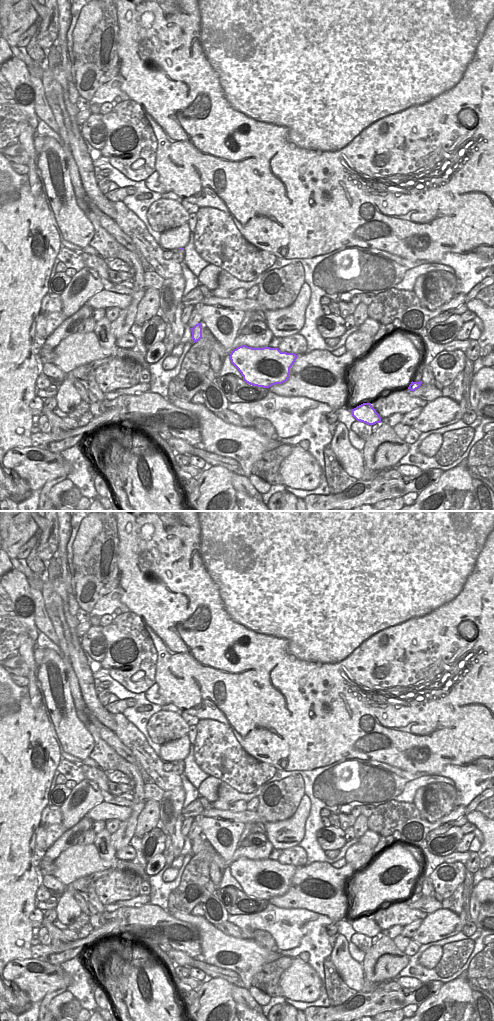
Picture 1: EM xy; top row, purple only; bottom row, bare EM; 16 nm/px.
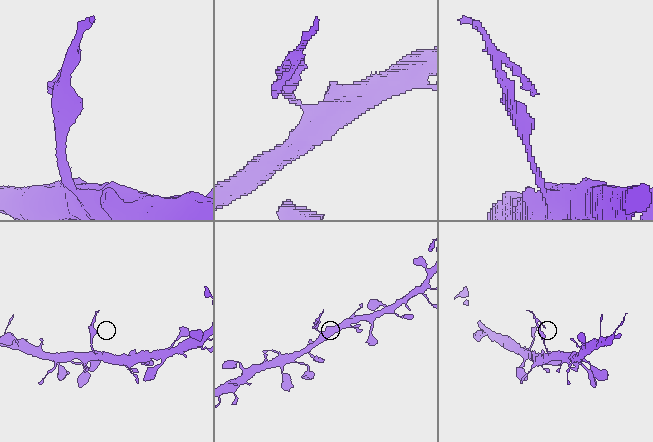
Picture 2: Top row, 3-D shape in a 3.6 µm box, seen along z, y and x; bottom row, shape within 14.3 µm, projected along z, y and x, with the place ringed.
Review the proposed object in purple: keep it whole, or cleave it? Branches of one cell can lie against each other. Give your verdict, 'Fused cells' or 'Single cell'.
Fused cells

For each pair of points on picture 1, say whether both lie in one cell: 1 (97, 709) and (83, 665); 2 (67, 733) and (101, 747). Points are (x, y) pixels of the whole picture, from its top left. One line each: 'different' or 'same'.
1: same
2: different

